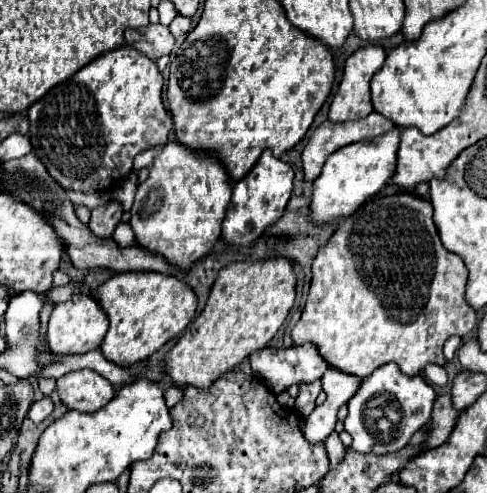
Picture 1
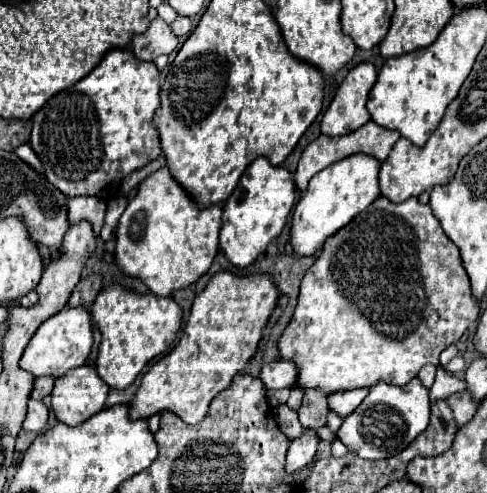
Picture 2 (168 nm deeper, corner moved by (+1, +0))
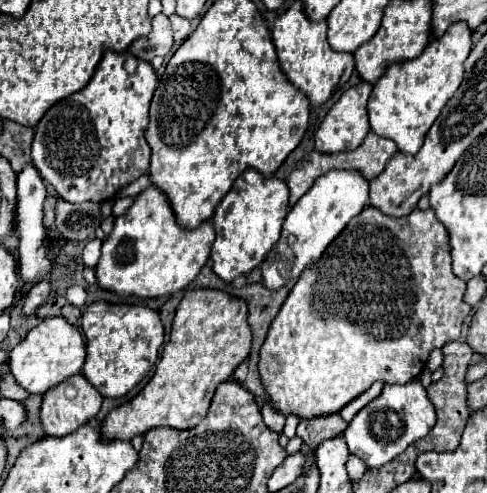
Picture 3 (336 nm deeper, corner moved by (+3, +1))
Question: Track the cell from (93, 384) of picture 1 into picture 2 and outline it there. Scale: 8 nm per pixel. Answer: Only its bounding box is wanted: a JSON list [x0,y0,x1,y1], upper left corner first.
[51,367,109,427]

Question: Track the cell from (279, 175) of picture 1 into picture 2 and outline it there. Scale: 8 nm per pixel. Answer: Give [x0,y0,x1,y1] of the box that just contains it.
[219,157,295,269]

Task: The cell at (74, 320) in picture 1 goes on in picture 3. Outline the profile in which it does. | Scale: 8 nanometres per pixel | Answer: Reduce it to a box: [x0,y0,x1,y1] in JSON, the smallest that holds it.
[9,316,85,394]

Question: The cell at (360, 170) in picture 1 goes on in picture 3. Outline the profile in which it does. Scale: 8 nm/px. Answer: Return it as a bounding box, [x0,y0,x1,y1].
[263,170,369,290]

